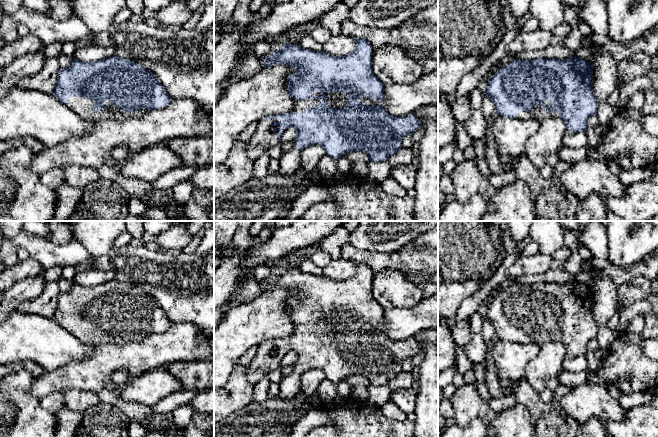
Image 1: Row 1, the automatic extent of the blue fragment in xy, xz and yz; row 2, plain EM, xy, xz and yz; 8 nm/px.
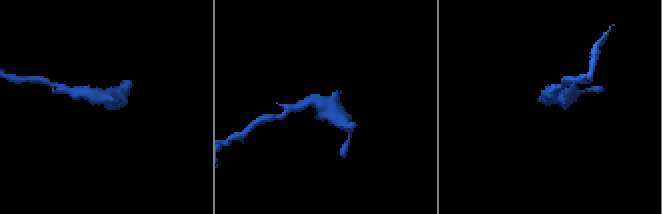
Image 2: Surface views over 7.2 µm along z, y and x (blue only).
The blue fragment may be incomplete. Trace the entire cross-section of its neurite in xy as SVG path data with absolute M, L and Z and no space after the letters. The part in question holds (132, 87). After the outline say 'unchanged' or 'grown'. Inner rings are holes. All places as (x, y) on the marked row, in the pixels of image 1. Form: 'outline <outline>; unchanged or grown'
outline M116 54L95 62L82 62L73 58L68 68L59 69L53 93L81 119L96 122L142 117L151 110L165 108L173 100L152 72Z; grown

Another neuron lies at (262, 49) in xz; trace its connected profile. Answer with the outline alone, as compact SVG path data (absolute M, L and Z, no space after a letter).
M261 40L254 45L254 53L261 60L270 56L274 50L274 45L266 40Z

